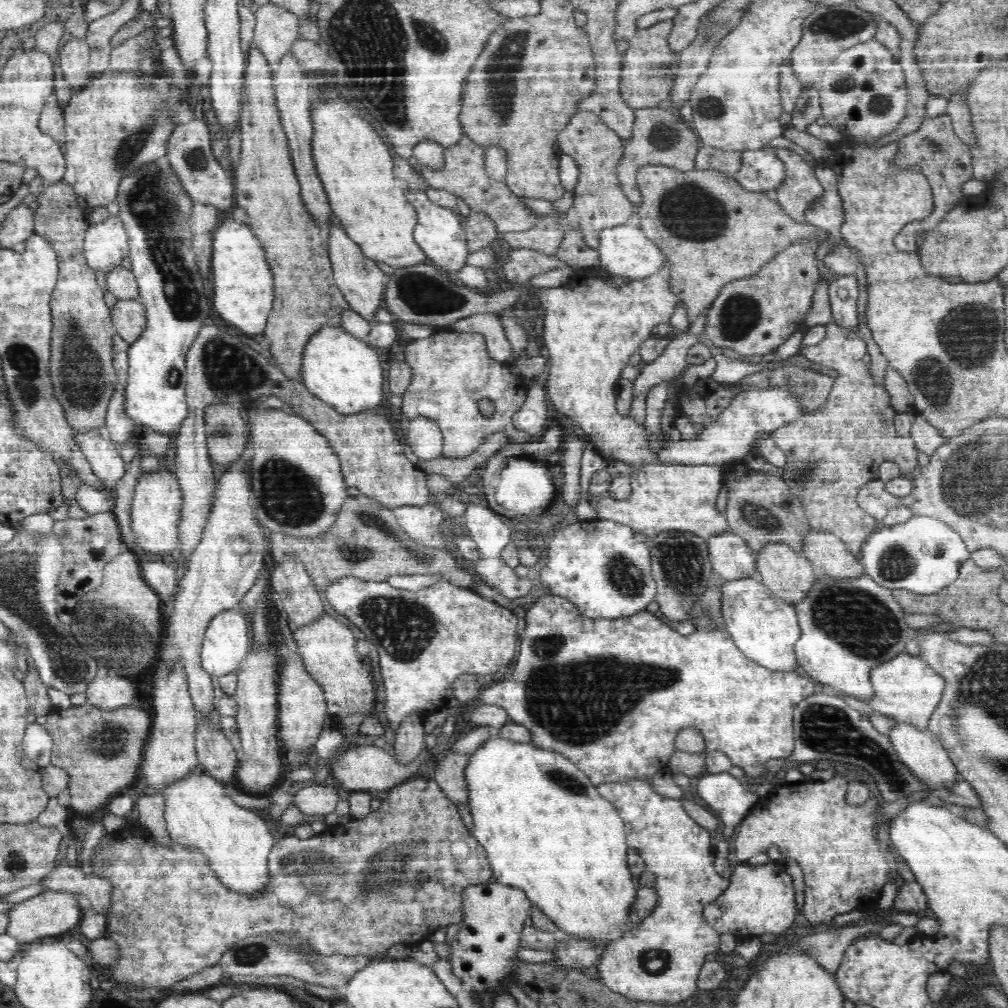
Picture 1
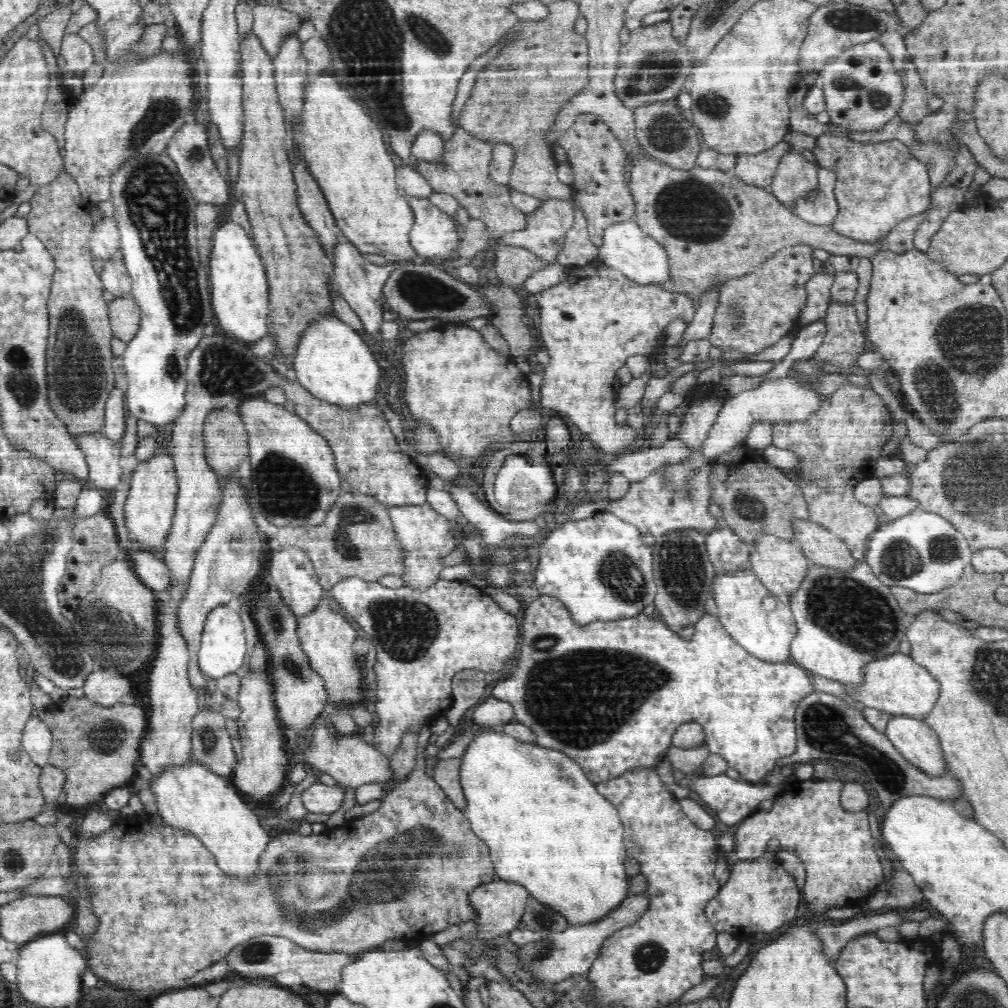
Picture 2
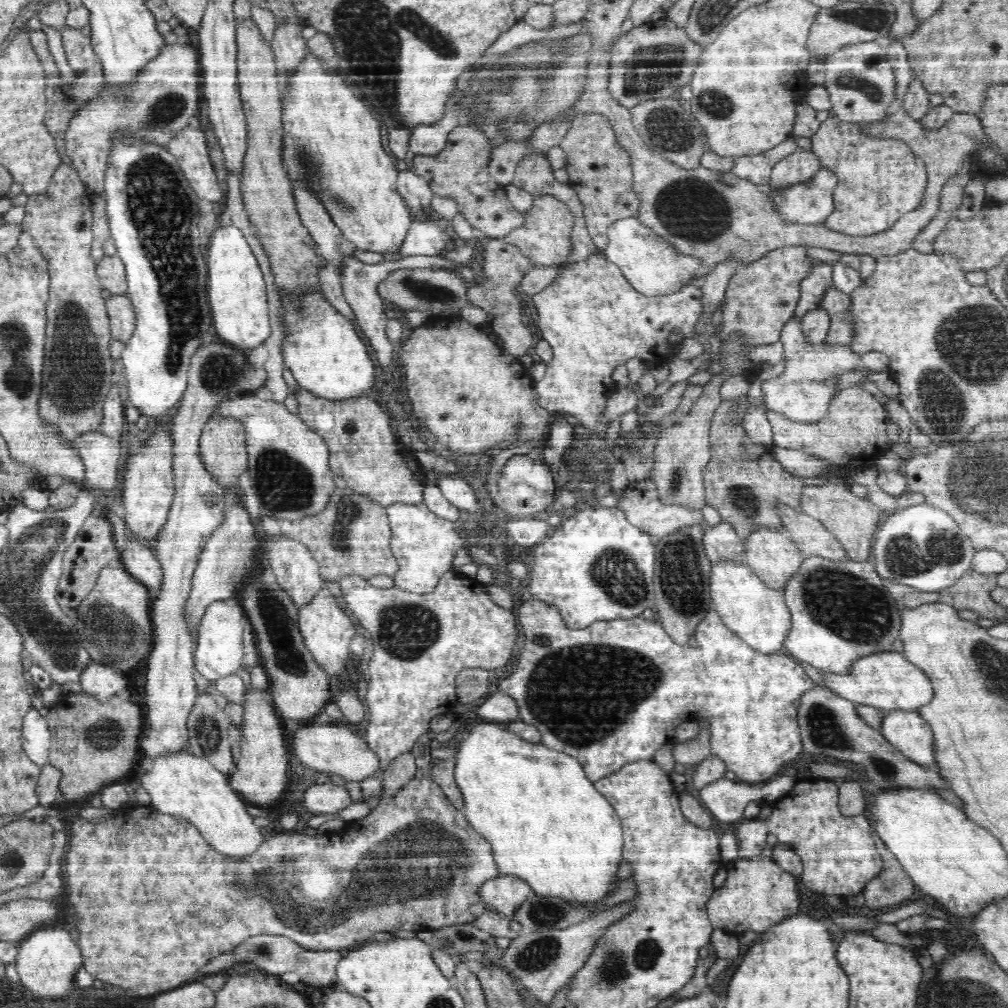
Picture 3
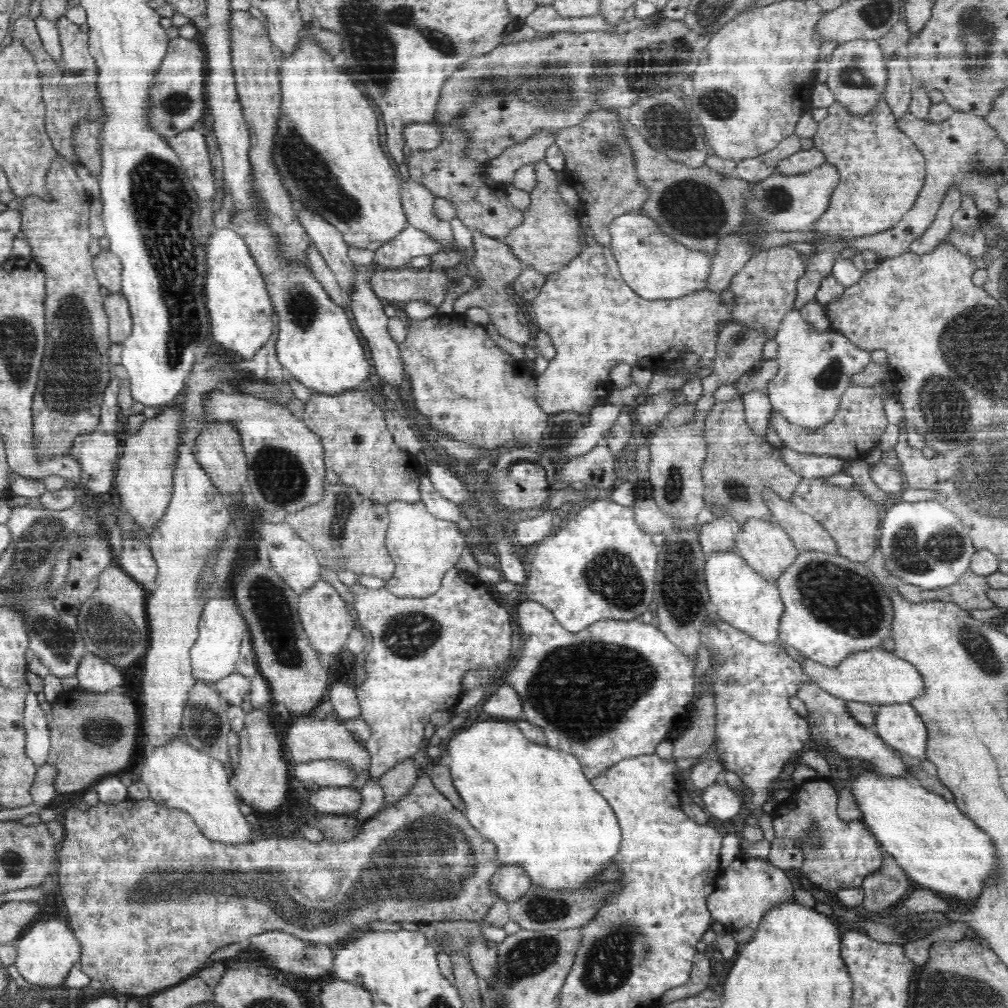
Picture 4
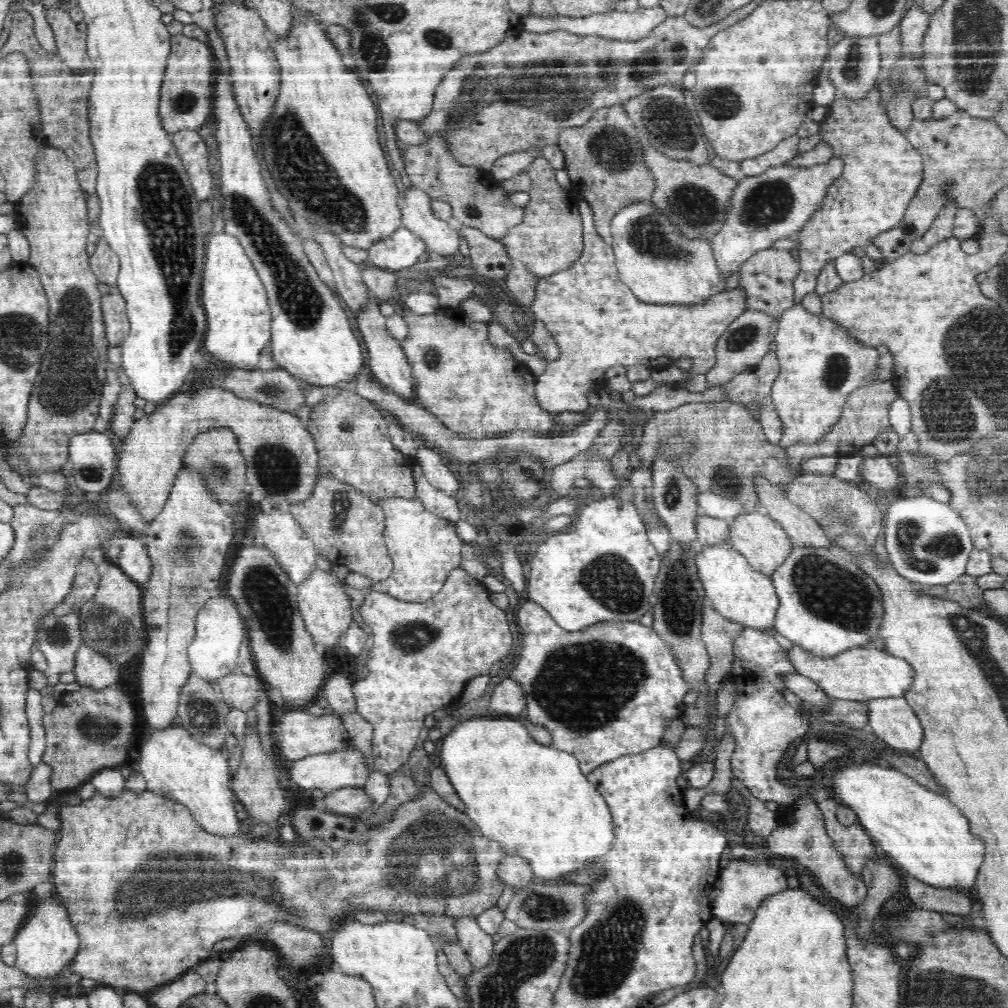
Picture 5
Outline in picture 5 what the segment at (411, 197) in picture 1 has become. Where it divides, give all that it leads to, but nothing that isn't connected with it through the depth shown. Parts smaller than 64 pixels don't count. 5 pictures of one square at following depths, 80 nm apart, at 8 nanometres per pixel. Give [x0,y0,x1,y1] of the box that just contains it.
[366,226,429,272]

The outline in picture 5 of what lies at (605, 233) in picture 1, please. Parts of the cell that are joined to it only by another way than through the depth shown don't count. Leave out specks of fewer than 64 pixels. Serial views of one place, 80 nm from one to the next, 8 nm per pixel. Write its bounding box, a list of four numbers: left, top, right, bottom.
[609,201,726,304]

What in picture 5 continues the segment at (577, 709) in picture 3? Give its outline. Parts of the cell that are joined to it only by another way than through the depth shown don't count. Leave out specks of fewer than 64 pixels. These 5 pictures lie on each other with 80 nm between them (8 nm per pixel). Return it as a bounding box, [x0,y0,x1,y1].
[509,599,808,807]

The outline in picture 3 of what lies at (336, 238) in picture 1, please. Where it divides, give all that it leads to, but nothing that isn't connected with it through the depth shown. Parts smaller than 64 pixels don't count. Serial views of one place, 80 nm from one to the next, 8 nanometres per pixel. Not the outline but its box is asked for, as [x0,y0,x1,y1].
[339,254,460,373]

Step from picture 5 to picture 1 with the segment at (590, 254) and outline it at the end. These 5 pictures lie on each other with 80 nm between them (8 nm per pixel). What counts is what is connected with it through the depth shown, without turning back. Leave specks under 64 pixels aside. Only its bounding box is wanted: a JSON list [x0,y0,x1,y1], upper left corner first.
[536,260,731,544]

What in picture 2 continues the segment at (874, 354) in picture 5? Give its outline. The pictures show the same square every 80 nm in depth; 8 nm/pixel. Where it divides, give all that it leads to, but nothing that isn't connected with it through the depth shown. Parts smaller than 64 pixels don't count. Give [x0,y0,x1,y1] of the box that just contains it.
[699,356,828,464]

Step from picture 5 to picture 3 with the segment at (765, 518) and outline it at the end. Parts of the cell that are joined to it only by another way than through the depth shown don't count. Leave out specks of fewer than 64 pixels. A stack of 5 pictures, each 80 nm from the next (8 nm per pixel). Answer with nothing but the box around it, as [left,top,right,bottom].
[743,529,805,592]

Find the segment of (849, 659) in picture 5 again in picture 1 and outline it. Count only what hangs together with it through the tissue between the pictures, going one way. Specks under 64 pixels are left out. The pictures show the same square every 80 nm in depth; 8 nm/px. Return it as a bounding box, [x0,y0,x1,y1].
[867,652,945,732]

